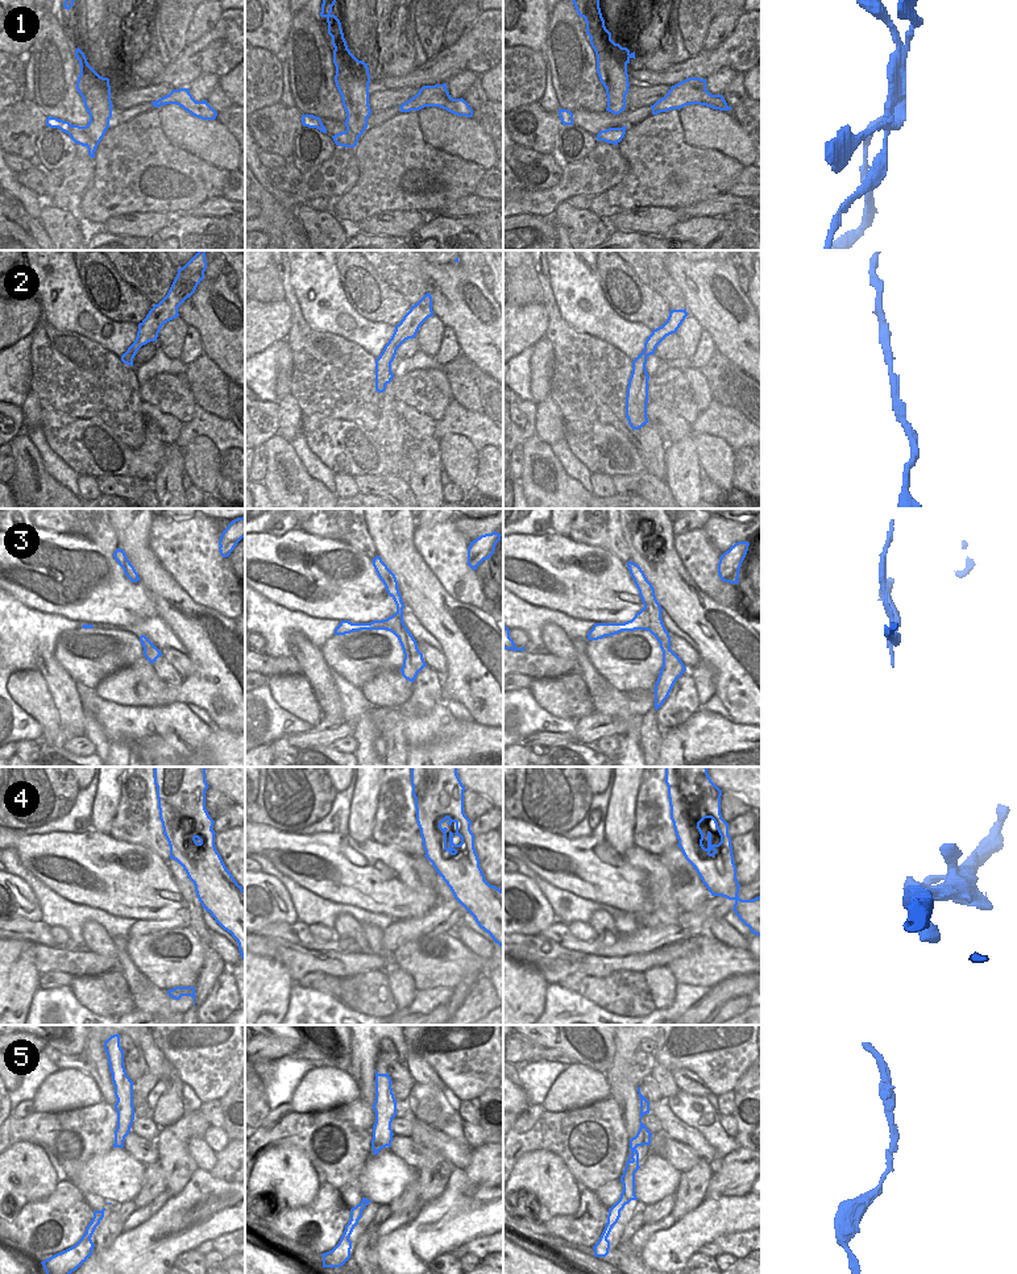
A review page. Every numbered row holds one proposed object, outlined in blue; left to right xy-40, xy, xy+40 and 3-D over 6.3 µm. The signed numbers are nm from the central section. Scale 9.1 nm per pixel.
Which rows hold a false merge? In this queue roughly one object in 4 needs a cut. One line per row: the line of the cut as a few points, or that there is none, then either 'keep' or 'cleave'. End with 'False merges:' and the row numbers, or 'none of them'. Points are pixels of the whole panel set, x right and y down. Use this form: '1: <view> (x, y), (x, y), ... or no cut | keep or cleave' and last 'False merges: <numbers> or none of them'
1: xy-40 (84, 127), (88, 135), (87, 145) | cleave
2: no cut | keep
3: xy+40 (647, 605), (650, 619), (639, 629) | cleave
4: no cut | keep
5: no cut | keep
False merges: 1, 3

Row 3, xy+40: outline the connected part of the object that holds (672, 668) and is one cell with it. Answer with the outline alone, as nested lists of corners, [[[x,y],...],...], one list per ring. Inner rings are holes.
[[[627,563],[630,574],[639,590],[639,595],[644,606],[651,611],[651,621],[640,630],[649,631],[660,643],[663,651],[663,667],[655,684],[655,707],[659,709],[668,698],[674,682],[686,671],[681,659],[671,650],[671,636],[661,619],[661,606],[656,599],[655,589],[647,580],[642,568],[632,563]]]

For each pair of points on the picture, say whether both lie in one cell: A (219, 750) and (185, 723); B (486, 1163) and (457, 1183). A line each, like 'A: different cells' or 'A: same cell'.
A: different cells
B: different cells

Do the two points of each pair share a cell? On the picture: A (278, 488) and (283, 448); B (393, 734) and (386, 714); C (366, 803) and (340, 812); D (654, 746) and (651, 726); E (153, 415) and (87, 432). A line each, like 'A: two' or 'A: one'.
A: one
B: two
C: two
D: one
E: two

